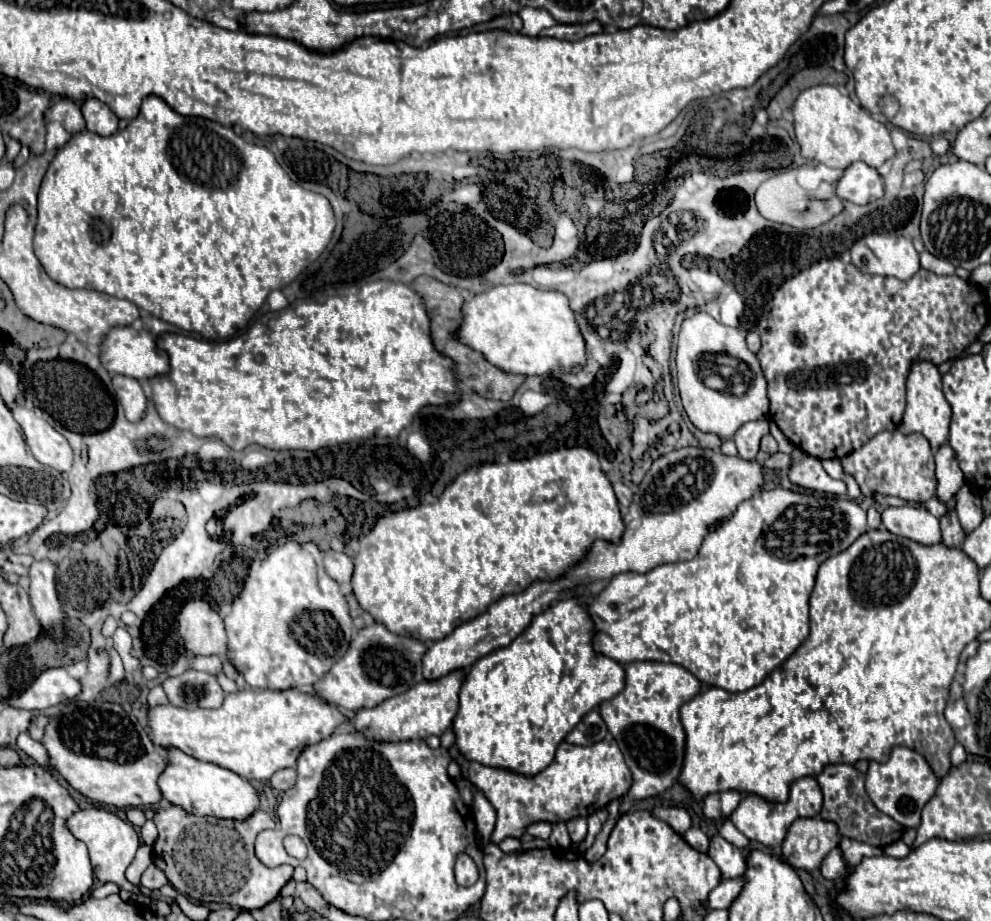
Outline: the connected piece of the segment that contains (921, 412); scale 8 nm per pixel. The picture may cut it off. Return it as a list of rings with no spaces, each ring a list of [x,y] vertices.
[[[916,362],[910,370],[906,388],[908,388],[908,406],[906,406],[906,412],[898,430],[902,434],[920,432],[930,442],[932,452],[938,452],[938,448],[948,442],[948,426],[950,426],[950,416],[952,416],[952,410],[942,392],[942,378],[938,374],[938,368],[932,366],[930,362]]]

